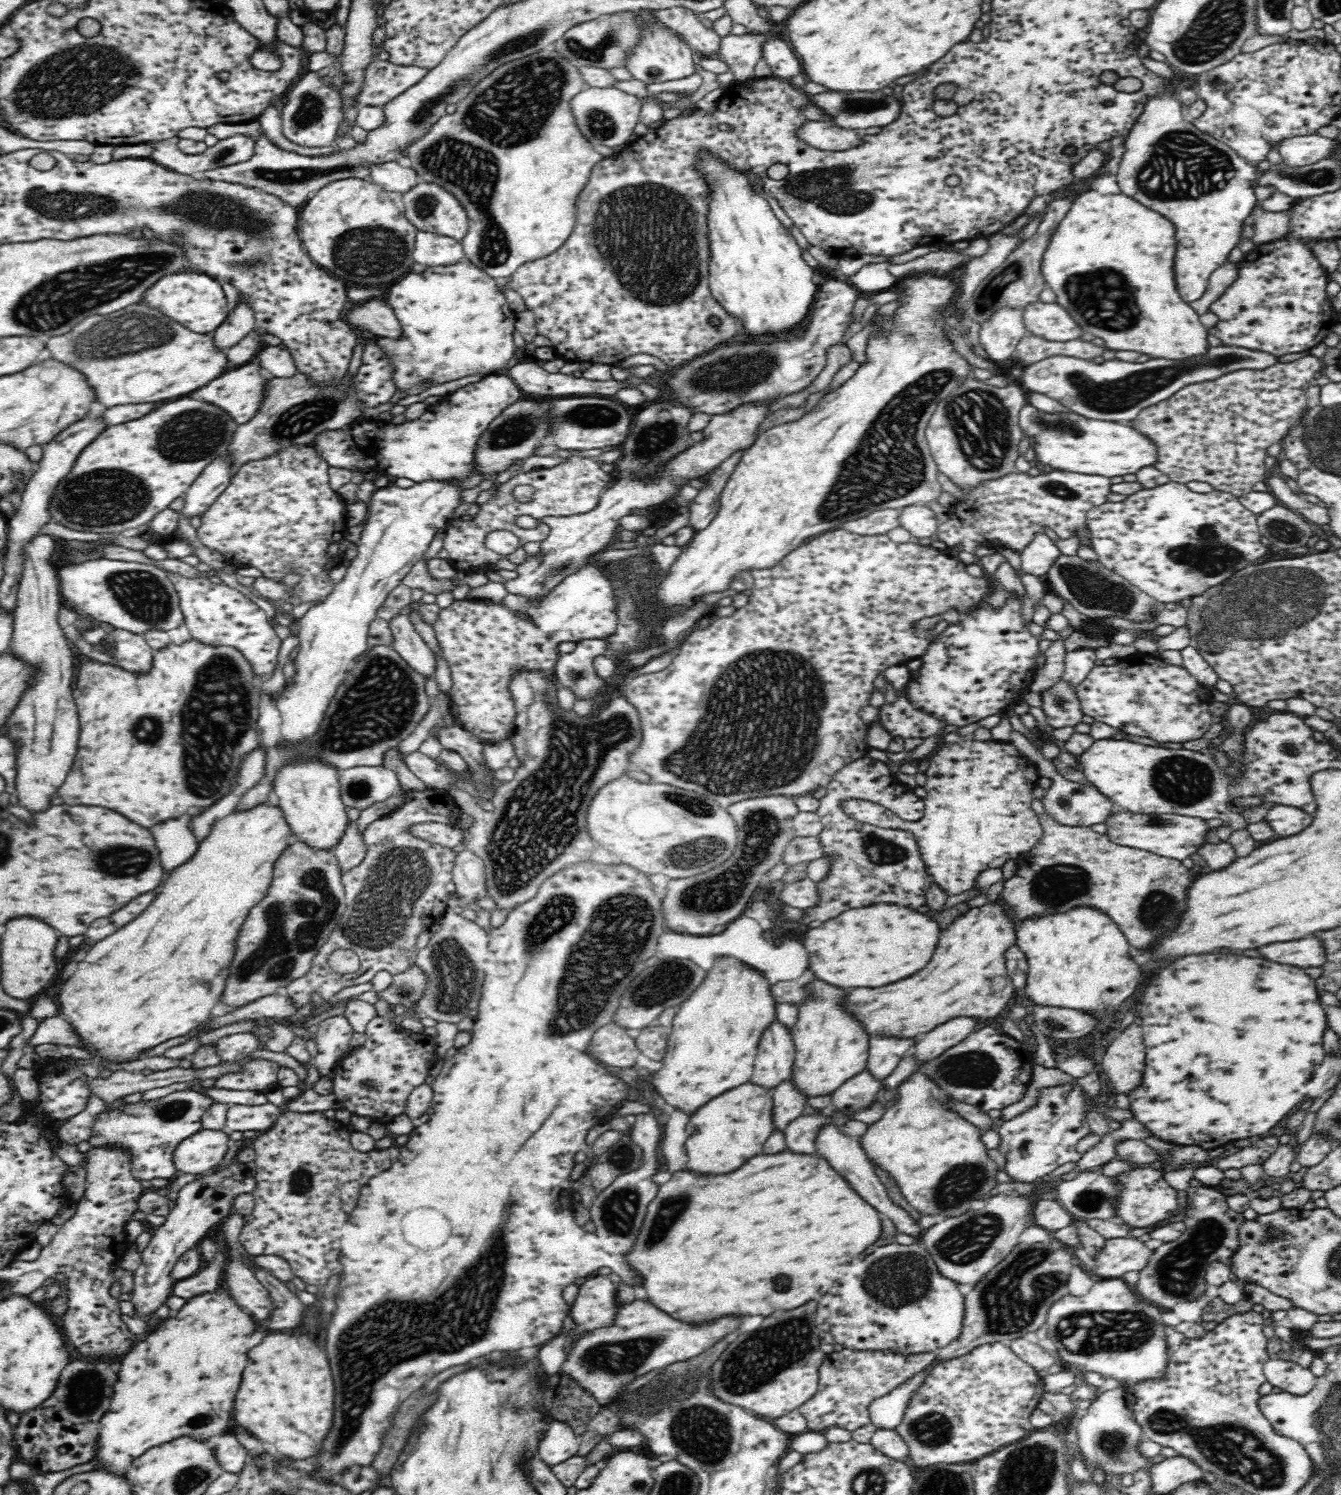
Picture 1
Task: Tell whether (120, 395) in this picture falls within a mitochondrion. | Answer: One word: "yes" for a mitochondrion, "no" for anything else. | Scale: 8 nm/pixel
no

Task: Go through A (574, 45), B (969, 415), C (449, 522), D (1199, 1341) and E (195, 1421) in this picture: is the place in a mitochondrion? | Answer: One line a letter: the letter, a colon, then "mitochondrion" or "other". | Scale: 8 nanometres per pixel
A: mitochondrion
B: mitochondrion
C: other
D: other
E: other

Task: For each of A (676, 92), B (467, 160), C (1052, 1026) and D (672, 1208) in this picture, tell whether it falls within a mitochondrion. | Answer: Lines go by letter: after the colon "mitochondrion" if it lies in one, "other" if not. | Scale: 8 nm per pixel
A: other
B: mitochondrion
C: other
D: mitochondrion

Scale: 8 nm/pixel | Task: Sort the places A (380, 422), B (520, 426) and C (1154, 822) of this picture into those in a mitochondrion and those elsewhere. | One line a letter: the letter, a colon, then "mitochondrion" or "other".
A: other
B: mitochondrion
C: mitochondrion

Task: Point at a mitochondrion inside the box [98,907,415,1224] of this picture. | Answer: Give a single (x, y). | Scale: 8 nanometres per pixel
(175, 1111)

